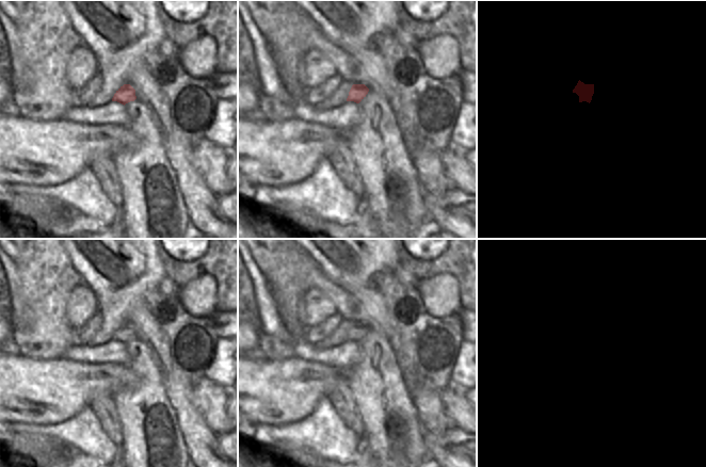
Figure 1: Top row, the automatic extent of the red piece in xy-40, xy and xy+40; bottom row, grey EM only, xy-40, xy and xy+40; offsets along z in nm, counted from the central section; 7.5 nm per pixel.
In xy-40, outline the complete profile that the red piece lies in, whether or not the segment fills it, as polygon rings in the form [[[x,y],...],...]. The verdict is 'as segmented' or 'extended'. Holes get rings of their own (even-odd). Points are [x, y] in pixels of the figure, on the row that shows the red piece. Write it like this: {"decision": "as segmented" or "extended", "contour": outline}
{"decision": "as segmented", "contour": [[[124,84],[114,94],[112,101],[117,101],[122,104],[126,104],[137,99],[135,90],[130,84]]]}

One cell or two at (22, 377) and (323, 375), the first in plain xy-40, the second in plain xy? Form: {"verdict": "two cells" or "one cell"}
{"verdict": "one cell"}

